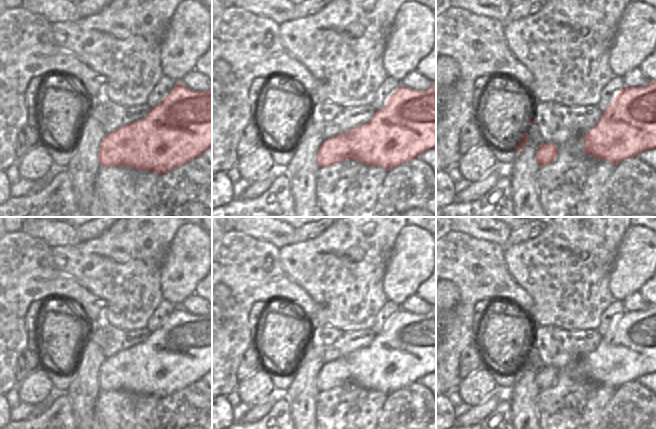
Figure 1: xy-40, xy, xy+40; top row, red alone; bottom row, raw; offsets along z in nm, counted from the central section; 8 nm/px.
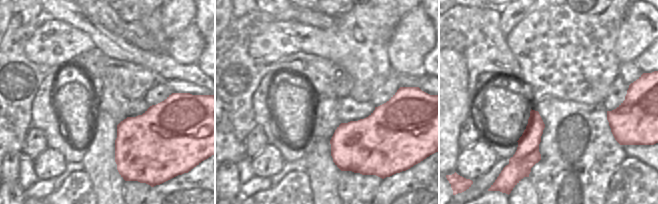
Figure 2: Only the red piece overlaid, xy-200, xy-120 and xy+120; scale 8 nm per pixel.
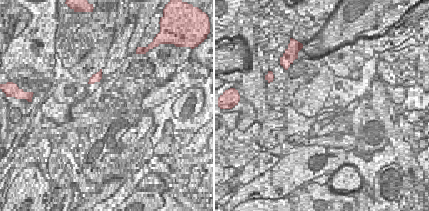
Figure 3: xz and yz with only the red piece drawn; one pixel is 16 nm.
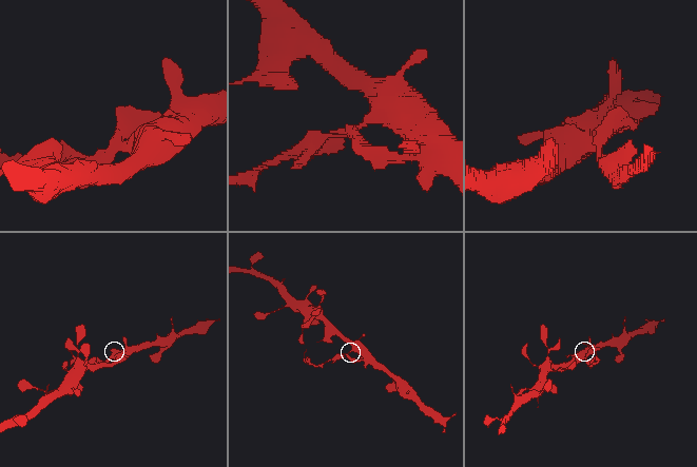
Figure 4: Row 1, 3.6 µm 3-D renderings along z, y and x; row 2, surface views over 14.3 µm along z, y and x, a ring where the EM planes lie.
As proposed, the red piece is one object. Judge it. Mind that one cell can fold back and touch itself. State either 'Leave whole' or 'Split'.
Split.

